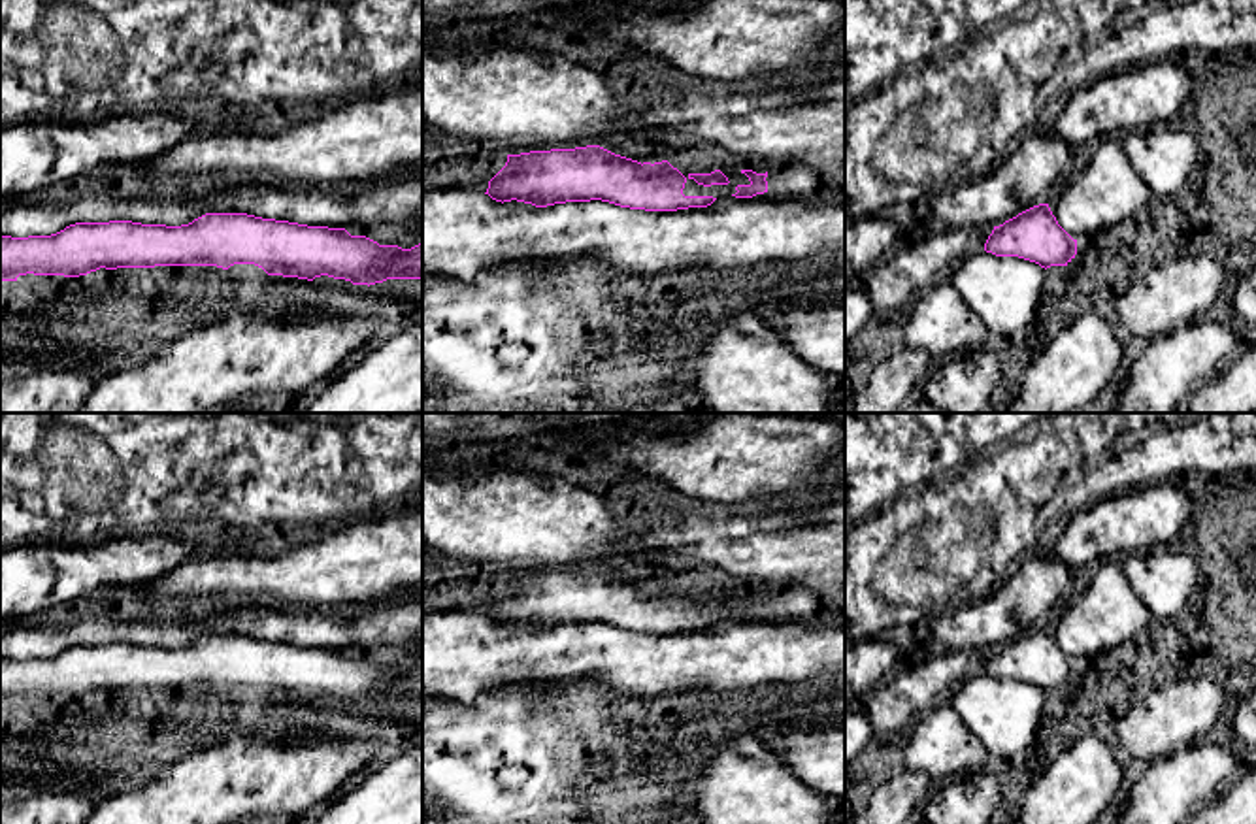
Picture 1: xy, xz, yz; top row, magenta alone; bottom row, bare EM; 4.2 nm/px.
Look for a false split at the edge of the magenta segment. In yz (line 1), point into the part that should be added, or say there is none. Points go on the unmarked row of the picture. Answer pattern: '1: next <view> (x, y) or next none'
1: next none

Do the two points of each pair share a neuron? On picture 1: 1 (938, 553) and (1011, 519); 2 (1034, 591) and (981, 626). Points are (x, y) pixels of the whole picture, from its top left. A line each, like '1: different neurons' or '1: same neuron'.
1: same neuron
2: same neuron

